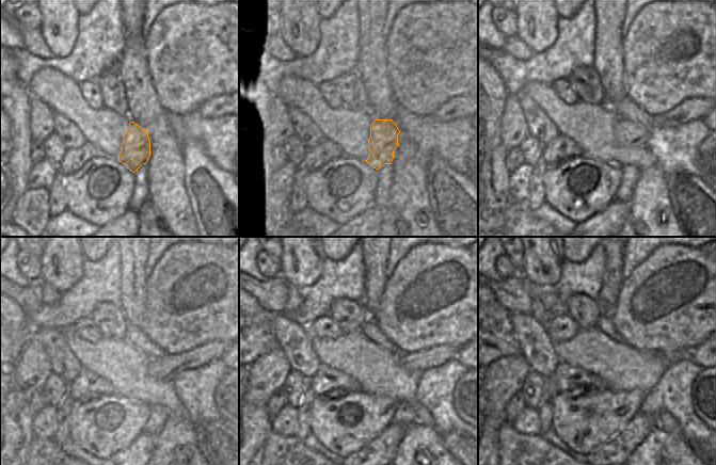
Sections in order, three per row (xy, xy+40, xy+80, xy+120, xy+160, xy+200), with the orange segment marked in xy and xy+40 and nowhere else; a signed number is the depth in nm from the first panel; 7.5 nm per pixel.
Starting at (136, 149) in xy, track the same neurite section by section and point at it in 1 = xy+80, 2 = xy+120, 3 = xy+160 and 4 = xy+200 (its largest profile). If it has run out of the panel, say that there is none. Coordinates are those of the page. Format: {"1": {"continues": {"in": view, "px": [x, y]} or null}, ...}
{"1": {"continues": {"in": "xy+80", "px": [627, 133]}}, "2": {"continues": {"in": "xy+120", "px": [164, 368]}}, "3": {"continues": {"in": "xy+160", "px": [436, 356]}}, "4": {"continues": {"in": "xy+200", "px": [670, 356]}}}

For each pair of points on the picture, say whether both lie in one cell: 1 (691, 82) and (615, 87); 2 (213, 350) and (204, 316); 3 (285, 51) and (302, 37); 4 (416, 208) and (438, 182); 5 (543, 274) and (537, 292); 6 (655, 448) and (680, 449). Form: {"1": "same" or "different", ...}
{"1": "different", "2": "different", "3": "different", "4": "different", "5": "different", "6": "same"}

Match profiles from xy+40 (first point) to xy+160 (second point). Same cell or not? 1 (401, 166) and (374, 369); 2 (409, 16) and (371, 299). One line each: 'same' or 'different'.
1: different
2: different

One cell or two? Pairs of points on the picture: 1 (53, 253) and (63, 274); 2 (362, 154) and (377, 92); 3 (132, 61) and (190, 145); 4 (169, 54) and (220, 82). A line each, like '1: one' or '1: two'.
1: one
2: two
3: two
4: one

